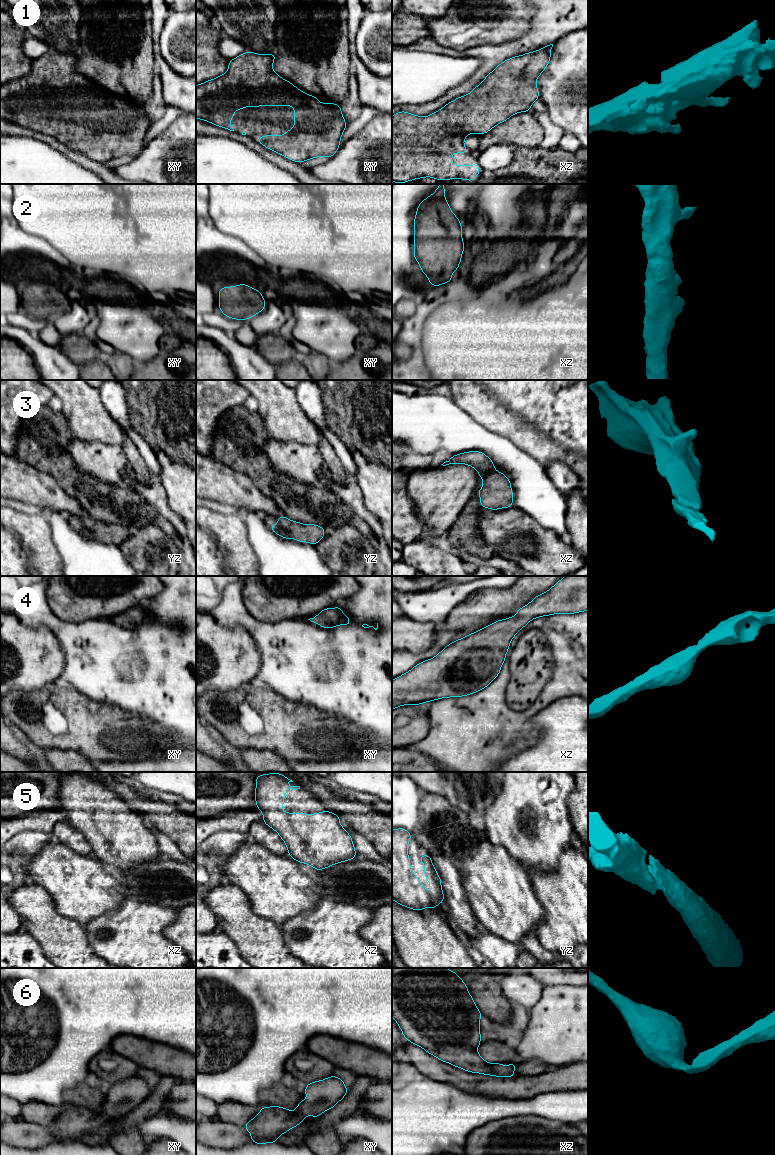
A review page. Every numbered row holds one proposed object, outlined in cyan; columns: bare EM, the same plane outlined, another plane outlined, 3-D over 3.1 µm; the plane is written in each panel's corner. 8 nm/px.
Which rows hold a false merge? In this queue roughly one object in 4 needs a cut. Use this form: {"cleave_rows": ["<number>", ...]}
{"cleave_rows": []}

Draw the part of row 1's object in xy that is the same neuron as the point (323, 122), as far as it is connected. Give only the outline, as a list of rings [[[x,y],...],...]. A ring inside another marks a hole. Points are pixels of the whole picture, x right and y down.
[[[245,52],[229,61],[228,70],[221,76],[196,85],[196,118],[234,131],[230,120],[236,110],[259,106],[293,106],[294,128],[285,135],[265,135],[256,141],[283,157],[302,163],[316,157],[332,157],[339,149],[347,127],[340,105],[321,103],[304,93],[273,71],[276,54]]]

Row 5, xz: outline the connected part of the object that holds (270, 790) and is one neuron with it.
[[[280,773],[262,774],[256,777],[255,802],[263,813],[263,822],[276,831],[287,846],[288,855],[300,863],[307,864],[320,871],[337,863],[357,857],[354,843],[340,824],[340,816],[330,811],[315,814],[288,813],[282,811],[285,793],[289,789],[297,790],[300,786],[288,786],[293,782]]]

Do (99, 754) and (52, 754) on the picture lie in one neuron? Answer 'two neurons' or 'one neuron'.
two neurons

